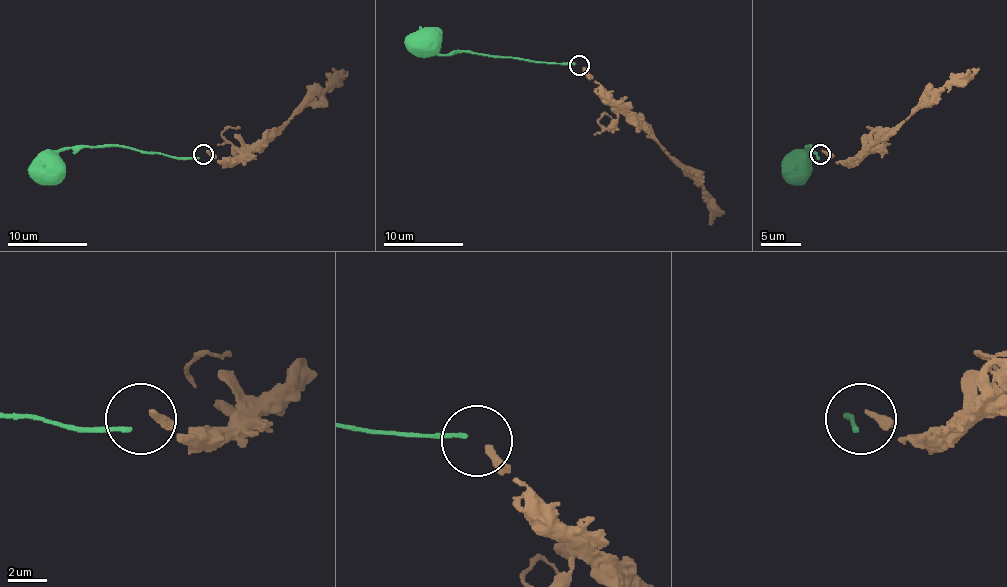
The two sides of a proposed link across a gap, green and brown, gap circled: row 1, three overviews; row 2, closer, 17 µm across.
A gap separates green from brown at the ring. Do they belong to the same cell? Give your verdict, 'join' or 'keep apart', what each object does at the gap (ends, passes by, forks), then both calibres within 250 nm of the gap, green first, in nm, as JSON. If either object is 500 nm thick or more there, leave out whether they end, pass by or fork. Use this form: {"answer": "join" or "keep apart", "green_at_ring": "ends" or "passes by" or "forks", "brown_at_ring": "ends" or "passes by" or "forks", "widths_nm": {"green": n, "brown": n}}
{"answer": "keep apart", "green_at_ring": "ends", "brown_at_ring": "ends", "widths_nm": {"green": 220, "brown": 320}}

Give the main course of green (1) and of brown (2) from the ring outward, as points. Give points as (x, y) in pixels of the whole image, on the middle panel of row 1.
1: (575, 64), (547, 64), (469, 52), (437, 54), (421, 46), (419, 42), (423, 42)
2: (583, 68), (701, 186), (709, 224)

